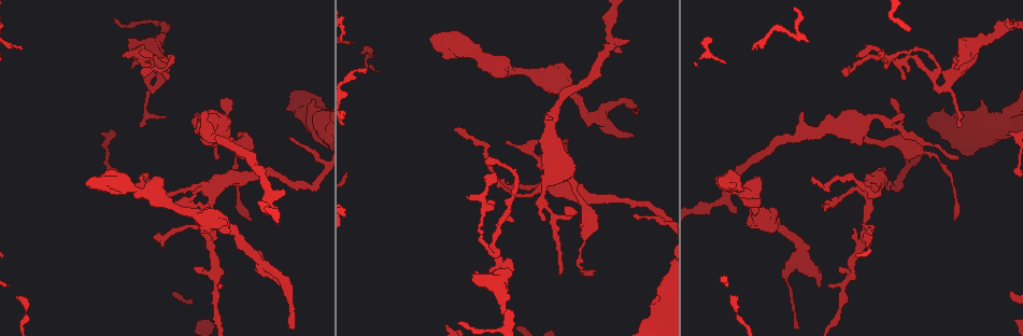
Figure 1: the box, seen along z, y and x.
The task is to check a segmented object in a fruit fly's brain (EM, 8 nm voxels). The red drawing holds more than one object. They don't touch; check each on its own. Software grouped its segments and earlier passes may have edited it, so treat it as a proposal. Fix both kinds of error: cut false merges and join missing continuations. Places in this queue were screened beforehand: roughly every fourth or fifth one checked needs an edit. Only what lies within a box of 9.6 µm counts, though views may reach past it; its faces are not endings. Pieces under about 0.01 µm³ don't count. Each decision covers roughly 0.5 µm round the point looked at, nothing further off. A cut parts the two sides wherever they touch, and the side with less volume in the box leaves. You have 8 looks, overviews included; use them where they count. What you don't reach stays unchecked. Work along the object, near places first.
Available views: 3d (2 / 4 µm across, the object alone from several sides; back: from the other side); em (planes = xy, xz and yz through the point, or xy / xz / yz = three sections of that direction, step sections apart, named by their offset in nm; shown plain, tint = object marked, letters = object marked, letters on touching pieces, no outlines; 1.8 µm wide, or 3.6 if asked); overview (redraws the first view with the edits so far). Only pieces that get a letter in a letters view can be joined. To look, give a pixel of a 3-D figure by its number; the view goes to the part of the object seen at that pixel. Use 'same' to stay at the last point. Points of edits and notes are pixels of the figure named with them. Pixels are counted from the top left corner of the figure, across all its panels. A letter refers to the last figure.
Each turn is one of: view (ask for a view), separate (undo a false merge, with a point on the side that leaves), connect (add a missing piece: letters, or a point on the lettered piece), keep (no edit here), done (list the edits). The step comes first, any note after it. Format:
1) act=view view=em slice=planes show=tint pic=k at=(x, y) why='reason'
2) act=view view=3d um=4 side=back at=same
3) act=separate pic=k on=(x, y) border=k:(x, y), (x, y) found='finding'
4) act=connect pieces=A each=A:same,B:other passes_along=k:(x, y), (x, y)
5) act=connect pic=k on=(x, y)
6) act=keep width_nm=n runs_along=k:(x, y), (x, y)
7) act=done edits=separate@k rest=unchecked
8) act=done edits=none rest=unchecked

act=view view=3d um=2 pic=1 at=(492, 249) why='small branch off a trunk'

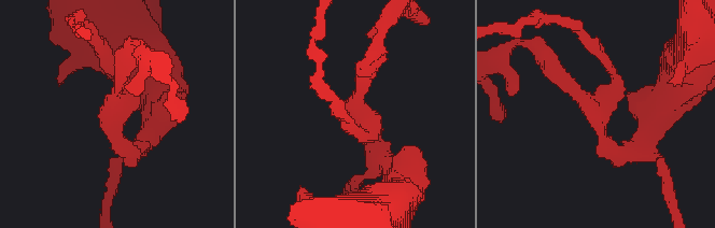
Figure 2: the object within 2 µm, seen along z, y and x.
act=view view=em slice=yz step=8 show=tint pic=2 at=(118, 113) arms=4

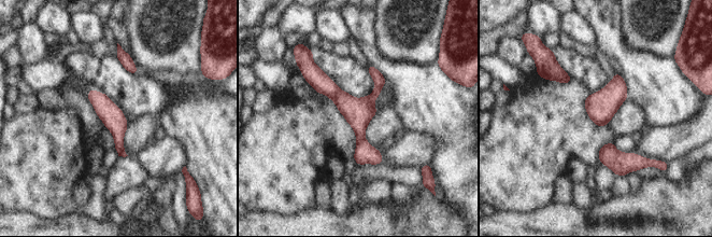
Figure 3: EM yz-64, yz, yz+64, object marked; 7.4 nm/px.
act=view view=em slice=xz step=8 show=letters at=same

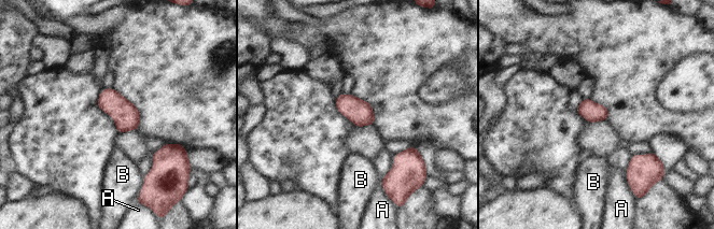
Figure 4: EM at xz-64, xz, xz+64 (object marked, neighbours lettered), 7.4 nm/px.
act=keep longest_contact=A:80nm each=A:other,B:other border=4:(383, 176), (380, 183) found='one neuron here'

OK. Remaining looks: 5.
act=view view=em slice=planes show=plain pic=1 at=(544, 218) why='tapers out'

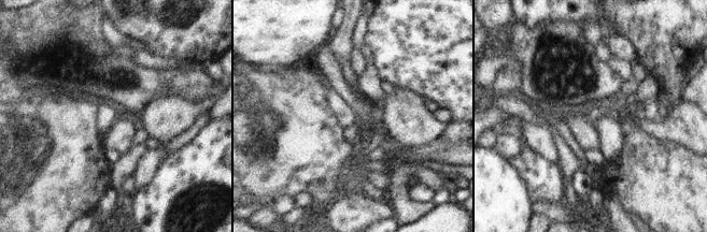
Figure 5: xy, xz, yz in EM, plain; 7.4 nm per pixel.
act=view view=em slice=planes show=letters at=same

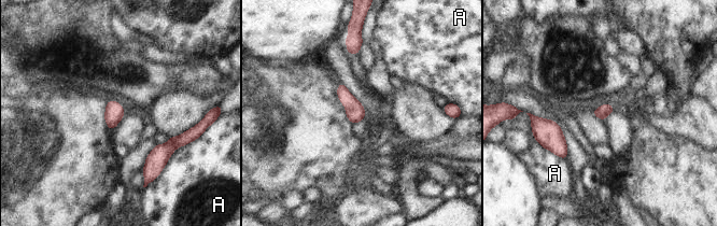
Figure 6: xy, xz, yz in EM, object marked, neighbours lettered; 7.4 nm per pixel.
act=keep width_nm=100 longest_contact=A:380nm each=A:other found='none of them fits'

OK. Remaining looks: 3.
act=view view=3d um=4 pic=1 at=(720, 183) why='long arm stops here'

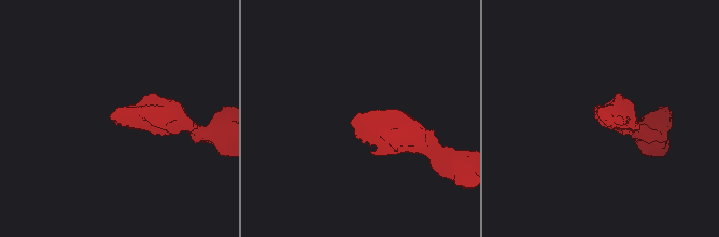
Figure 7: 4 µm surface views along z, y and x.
act=view view=em slice=planes show=tint pic=7 at=(110, 117) why='now the EM'

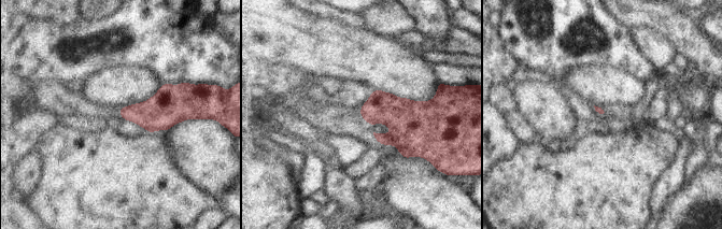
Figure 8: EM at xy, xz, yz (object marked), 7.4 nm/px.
act=view view=em slice=planes show=letters at=same why='see the neighbours'

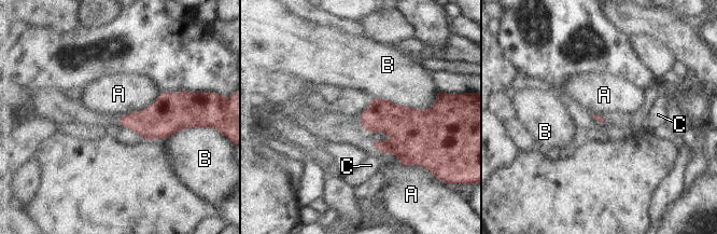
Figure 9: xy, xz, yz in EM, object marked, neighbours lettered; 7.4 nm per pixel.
act=keep longest_contact=B:460nm each=A:other,B:other,C:other border=9:(160, 92), (149, 106), (117, 118) found='none of them fits'

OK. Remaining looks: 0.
act=done edits=none rest=unchecked

